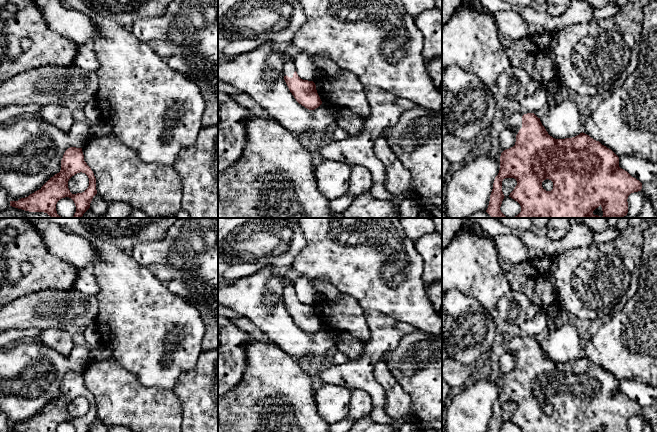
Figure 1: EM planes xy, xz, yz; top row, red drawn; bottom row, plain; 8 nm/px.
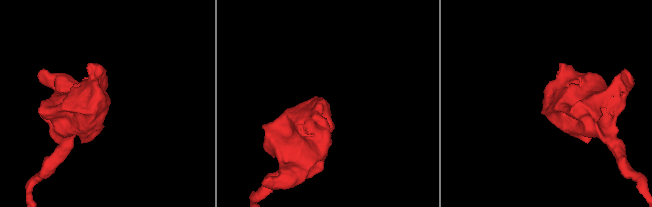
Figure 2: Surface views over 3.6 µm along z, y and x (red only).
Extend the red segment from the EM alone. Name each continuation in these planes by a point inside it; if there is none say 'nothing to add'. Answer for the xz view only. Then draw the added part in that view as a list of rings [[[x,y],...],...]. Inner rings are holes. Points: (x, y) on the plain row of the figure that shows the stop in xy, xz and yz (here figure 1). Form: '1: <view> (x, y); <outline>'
1: xz (289, 292); [[[287,283],[282,293],[283,300],[287,299],[288,301],[292,302],[295,295],[296,295],[296,290],[294,286],[291,283]]]

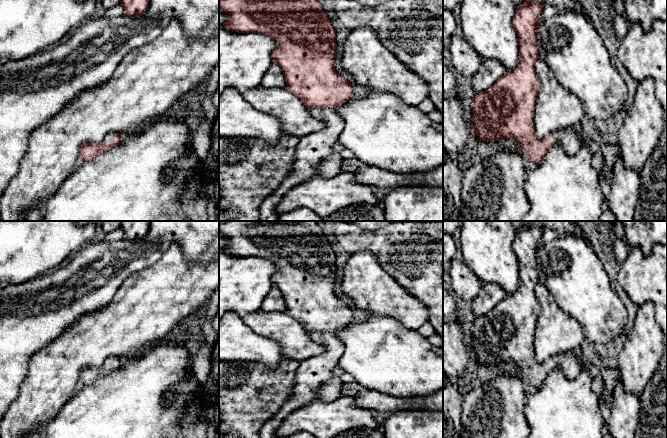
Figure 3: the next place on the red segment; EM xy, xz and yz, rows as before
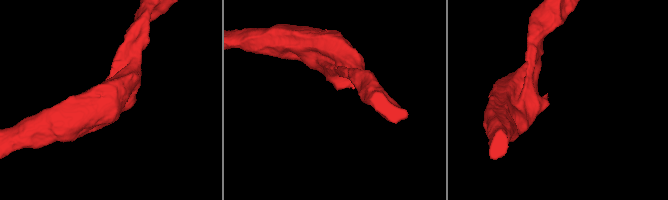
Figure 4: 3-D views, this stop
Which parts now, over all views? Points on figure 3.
1: xz (313, 373); [[[336,331],[315,332],[311,339],[324,347],[324,351],[317,356],[300,362],[295,373],[295,384],[289,400],[282,406],[278,413],[269,419],[260,430],[260,438],[278,438],[276,431],[282,421],[293,411],[296,411],[316,400],[321,387],[334,377],[333,369],[338,366],[338,361],[345,351],[345,346],[338,339]]]

